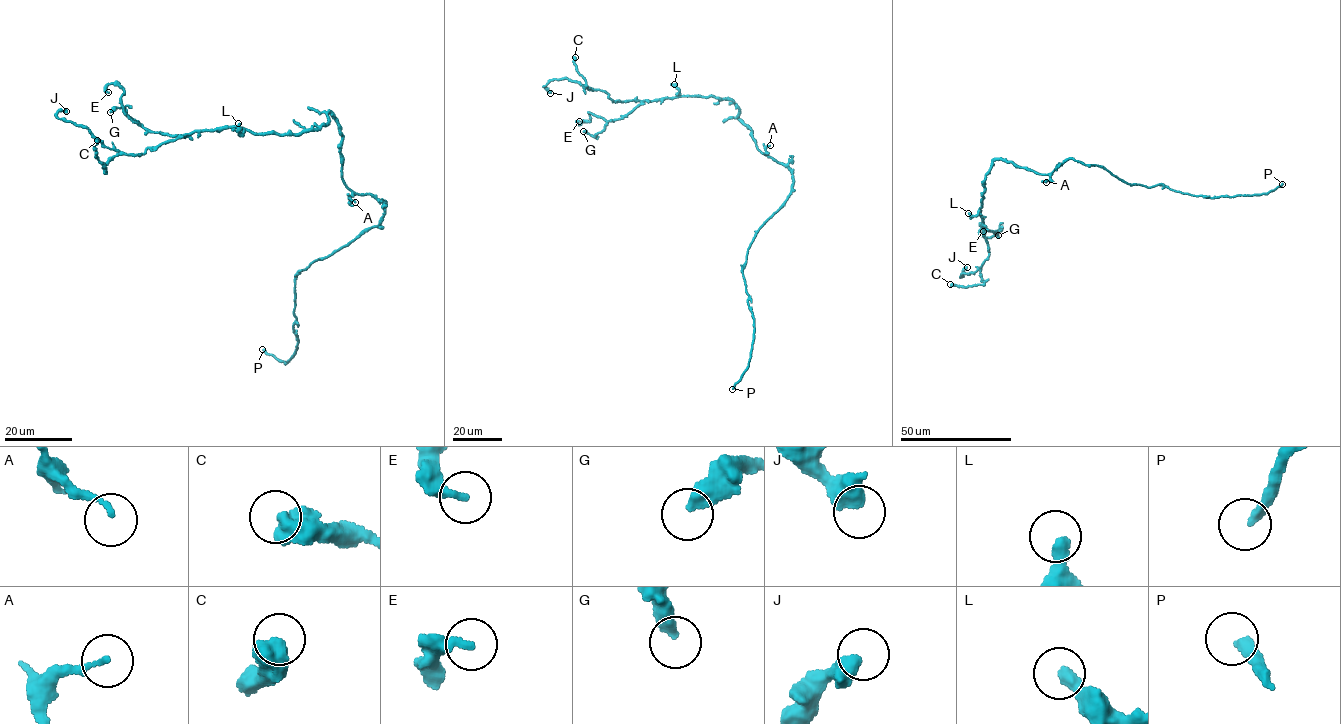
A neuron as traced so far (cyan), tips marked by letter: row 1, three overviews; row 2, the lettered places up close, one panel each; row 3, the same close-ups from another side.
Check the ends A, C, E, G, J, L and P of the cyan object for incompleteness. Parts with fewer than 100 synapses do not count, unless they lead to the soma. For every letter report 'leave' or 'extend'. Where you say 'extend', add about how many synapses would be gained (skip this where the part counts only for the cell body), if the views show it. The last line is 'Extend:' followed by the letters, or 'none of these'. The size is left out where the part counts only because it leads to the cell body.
A: leave
C: leave
E: leave
G: leave
J: leave
L: leave
P: extend; about 250 synapses
Extend: P

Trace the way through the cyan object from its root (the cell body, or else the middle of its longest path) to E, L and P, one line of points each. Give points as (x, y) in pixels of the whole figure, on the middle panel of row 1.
E: (763, 153), (735, 103), (712, 96), (644, 101), (619, 119), (589, 112), (589, 121), (579, 121)
L: (763, 153), (757, 148), (751, 128), (738, 117), (739, 111), (731, 100), (712, 96), (680, 96), (674, 84)
P: (763, 153), (788, 168), (793, 186), (747, 250), (742, 271), (754, 339), (749, 366), (732, 389)

